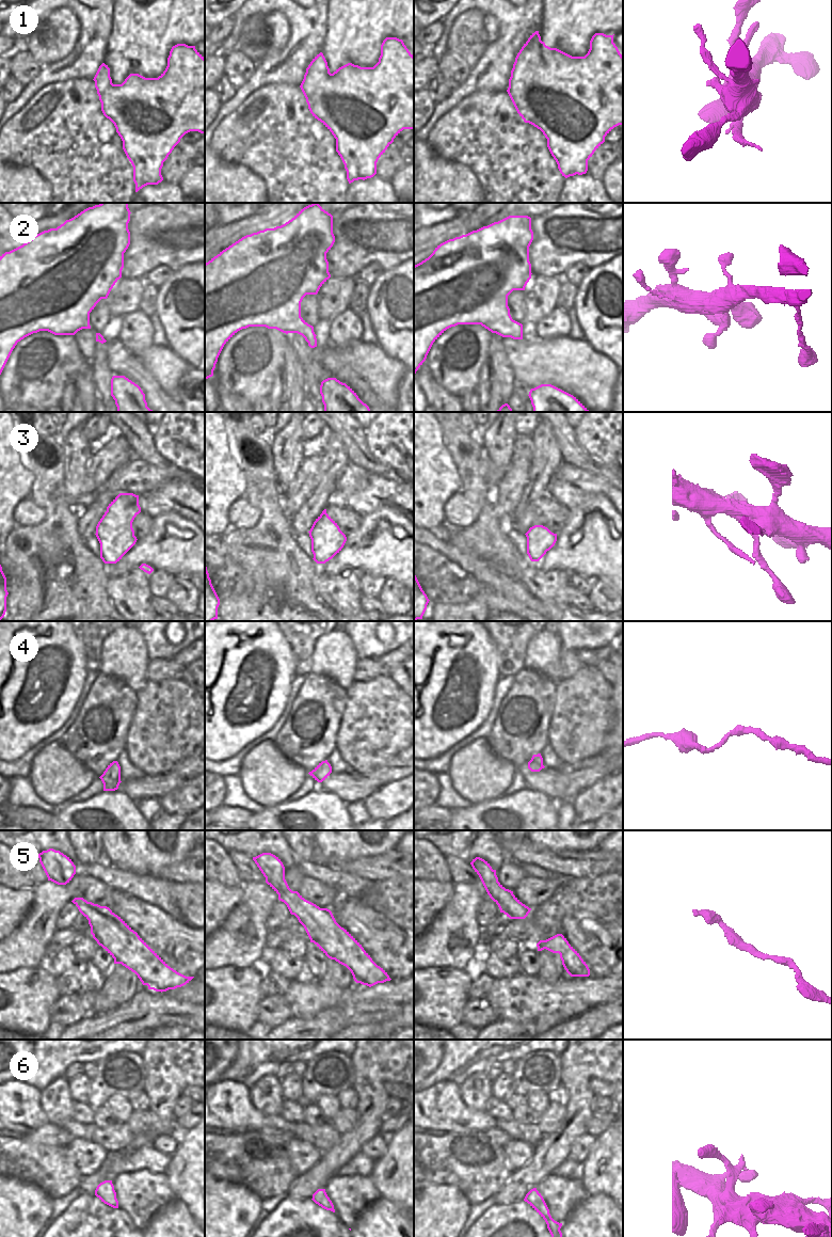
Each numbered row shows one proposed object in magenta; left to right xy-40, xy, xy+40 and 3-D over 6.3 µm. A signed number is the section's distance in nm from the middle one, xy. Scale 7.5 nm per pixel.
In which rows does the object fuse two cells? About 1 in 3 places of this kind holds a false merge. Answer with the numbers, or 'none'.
3

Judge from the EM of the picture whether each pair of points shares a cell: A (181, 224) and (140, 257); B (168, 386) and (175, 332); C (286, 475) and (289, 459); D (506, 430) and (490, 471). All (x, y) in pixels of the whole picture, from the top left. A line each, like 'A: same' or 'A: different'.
A: same
B: different
C: same
D: same

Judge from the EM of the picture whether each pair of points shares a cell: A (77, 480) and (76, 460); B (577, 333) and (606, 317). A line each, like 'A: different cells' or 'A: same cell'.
A: same cell
B: different cells

